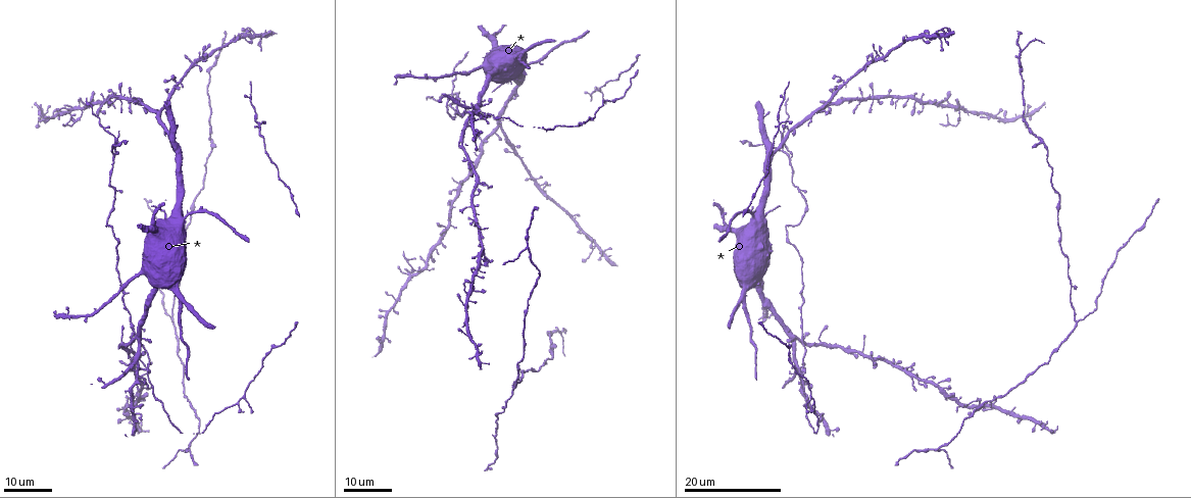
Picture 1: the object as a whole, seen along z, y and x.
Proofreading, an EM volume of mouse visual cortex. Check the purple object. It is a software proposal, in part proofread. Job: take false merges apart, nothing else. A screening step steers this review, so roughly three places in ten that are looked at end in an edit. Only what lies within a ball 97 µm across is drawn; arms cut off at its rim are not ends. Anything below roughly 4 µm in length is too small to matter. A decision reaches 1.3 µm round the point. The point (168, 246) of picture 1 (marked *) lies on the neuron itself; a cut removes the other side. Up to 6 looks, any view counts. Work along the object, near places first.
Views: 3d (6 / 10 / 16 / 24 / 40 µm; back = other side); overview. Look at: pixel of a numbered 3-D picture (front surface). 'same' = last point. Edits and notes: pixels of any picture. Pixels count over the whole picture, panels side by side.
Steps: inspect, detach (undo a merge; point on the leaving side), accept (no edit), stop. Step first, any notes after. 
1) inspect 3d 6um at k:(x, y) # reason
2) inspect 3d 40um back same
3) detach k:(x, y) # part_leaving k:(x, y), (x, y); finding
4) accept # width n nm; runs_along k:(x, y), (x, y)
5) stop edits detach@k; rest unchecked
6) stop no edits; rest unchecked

inspect 3d 16um at 1:(183, 303) # three arms meet

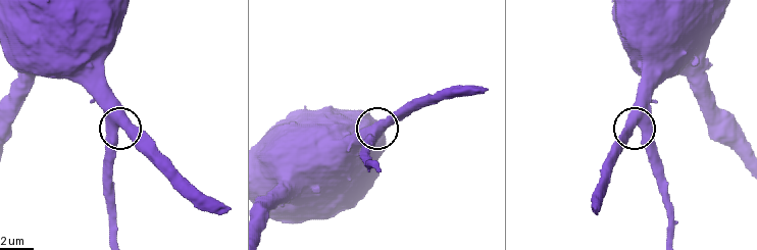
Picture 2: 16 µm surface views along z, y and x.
inspect 3d 6um at 2:(373, 135) # closer look

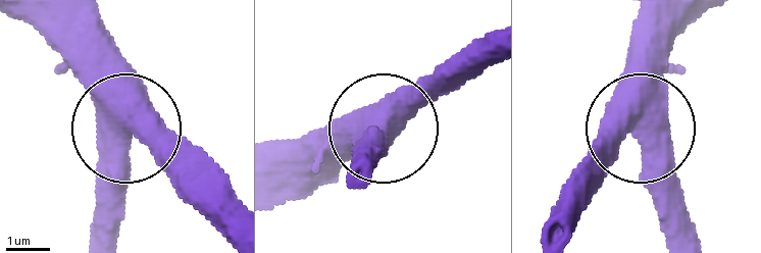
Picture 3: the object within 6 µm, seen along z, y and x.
accept # width 510 nm; continuous, no second neuron

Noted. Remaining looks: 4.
inspect 3d 16um at 1:(1075, 321) # arms part here

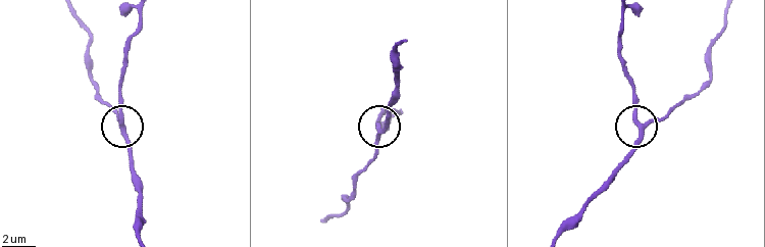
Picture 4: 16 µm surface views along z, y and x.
inspect 3d 10um at 4:(642, 124)

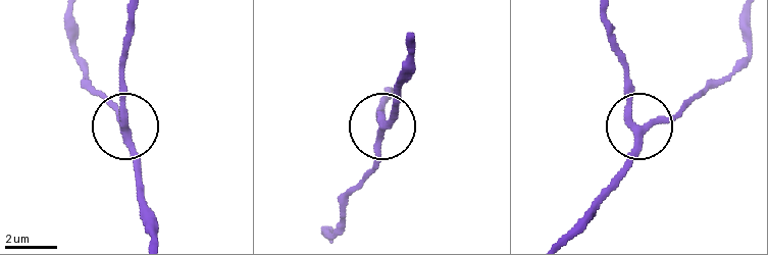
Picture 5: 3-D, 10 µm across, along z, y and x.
accept # side_arm 36 um; arms 3; continuous, no second neuron

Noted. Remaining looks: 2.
inspect 3d 16um at 1:(527, 246) # branch point

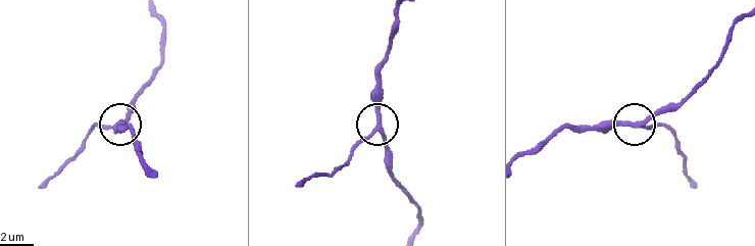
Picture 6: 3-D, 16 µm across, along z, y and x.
inspect 3d 6um at 6:(377, 129)

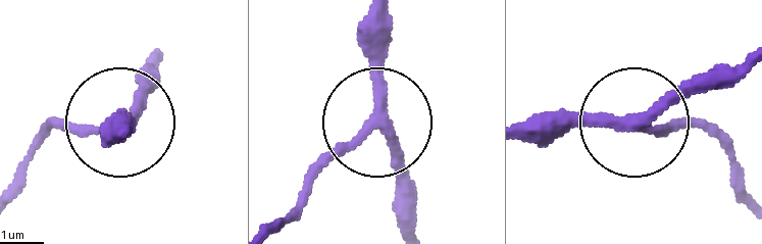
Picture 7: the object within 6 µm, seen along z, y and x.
accept # width 230 nm; one neuron here

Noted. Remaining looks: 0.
stop no edits; rest unchecked

